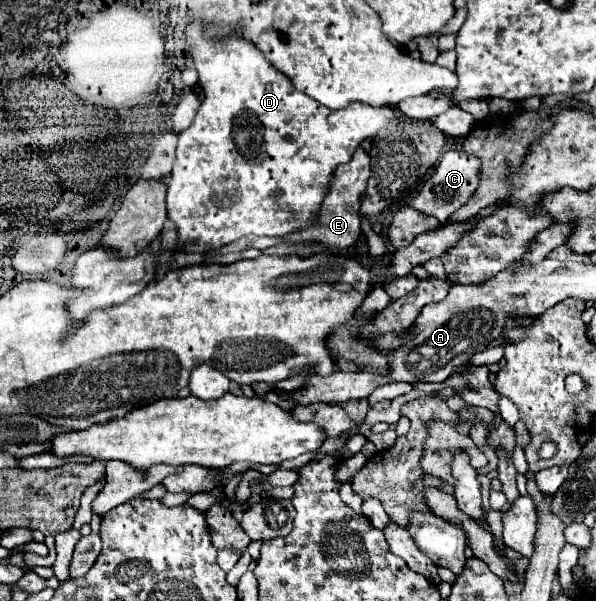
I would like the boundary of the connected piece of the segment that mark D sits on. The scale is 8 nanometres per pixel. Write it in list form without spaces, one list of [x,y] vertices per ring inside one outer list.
[[[190,20],[184,34],[204,90],[198,114],[178,136],[176,162],[168,180],[168,218],[176,222],[184,250],[216,252],[248,234],[286,236],[306,228],[316,218],[336,166],[348,162],[356,146],[364,138],[376,136],[392,118],[404,118],[402,112],[388,106],[374,108],[362,102],[352,102],[342,110],[324,108],[320,102],[304,96],[304,92],[298,92],[288,76],[266,60],[260,48],[236,36],[236,32],[208,40],[202,24]]]

